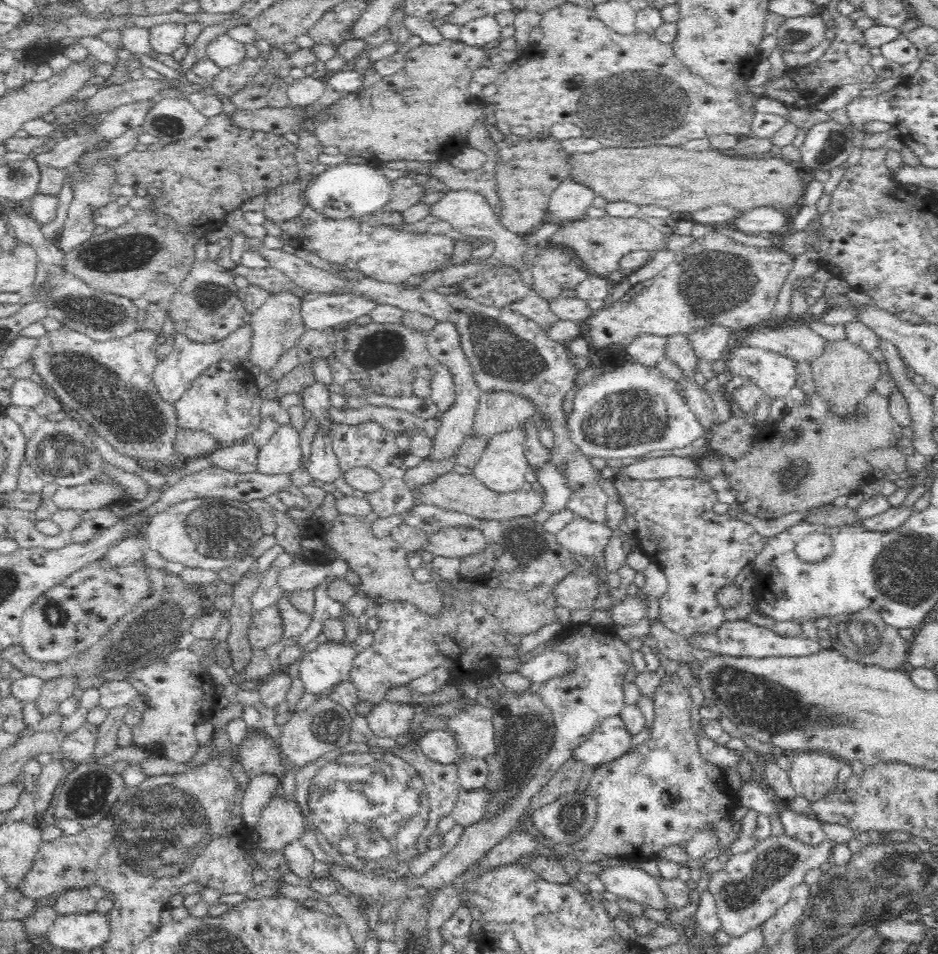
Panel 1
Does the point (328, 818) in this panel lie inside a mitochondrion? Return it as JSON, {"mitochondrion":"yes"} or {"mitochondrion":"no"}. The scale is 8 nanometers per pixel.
{"mitochondrion":"yes"}

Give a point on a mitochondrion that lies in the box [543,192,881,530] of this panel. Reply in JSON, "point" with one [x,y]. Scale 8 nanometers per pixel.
{"point":[716,282]}

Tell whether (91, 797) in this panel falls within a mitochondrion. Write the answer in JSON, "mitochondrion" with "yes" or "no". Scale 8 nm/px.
{"mitochondrion":"yes"}

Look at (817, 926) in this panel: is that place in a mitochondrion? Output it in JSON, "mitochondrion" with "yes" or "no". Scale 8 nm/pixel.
{"mitochondrion":"yes"}

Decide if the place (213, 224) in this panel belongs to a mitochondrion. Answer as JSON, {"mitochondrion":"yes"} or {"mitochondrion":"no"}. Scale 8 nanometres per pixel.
{"mitochondrion":"no"}

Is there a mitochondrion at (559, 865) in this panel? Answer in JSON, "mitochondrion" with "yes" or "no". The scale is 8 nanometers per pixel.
{"mitochondrion":"no"}

